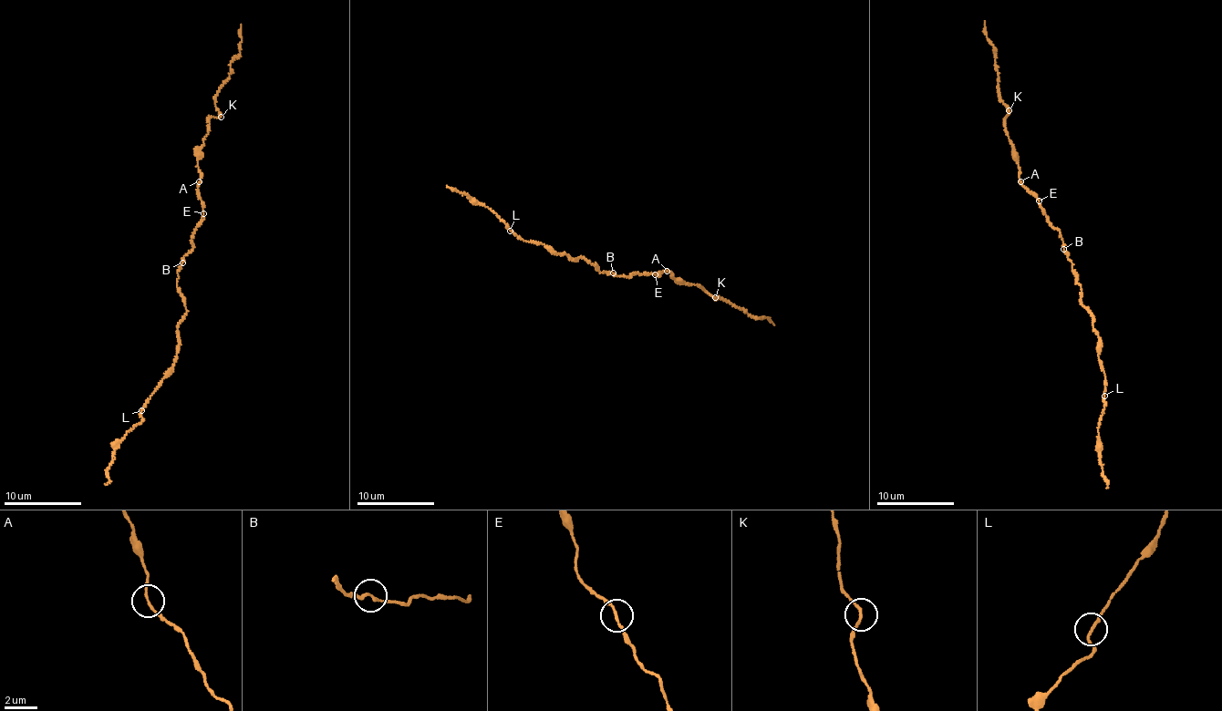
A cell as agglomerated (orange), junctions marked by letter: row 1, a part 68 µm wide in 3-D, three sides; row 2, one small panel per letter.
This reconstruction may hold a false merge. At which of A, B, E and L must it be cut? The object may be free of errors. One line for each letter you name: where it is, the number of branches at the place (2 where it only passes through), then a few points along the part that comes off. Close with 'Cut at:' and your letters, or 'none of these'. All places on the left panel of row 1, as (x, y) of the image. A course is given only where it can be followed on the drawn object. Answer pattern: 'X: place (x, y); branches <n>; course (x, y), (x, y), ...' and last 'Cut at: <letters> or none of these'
Cut at: none of these

